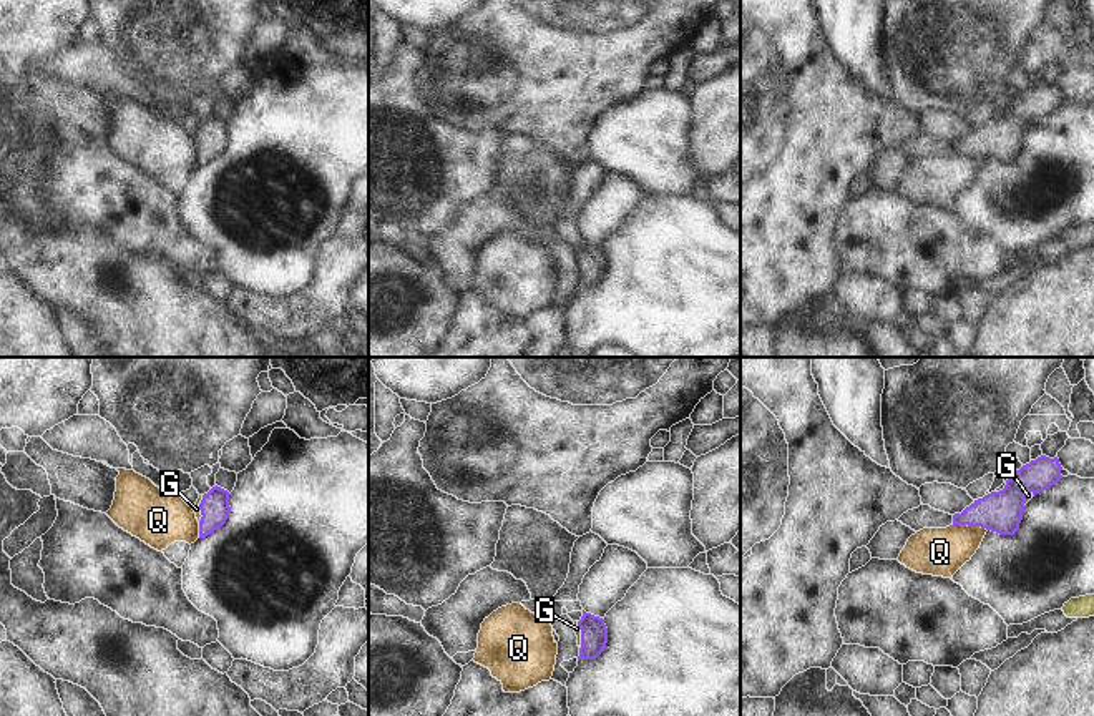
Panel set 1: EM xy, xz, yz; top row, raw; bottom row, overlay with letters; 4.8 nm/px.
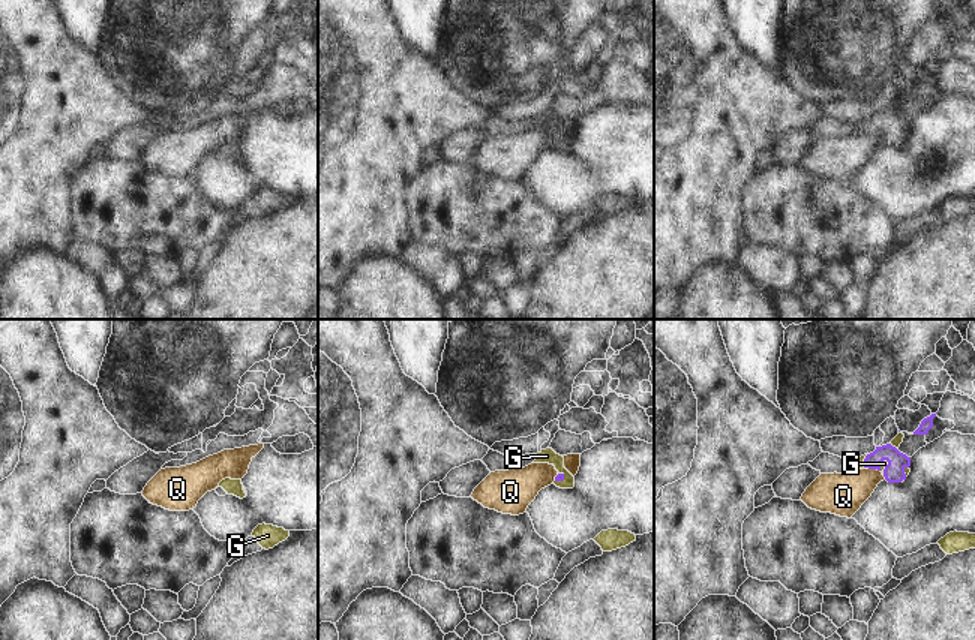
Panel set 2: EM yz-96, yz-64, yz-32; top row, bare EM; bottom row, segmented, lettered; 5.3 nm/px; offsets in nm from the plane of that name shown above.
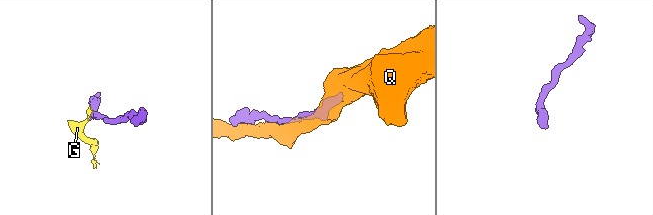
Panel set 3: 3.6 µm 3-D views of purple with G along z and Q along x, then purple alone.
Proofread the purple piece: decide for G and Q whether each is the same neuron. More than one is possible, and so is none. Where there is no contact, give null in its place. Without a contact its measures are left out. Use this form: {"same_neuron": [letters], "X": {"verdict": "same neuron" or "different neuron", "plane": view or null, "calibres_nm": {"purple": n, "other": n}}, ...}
{"same_neuron": ["G"], "G": {"verdict": "same neuron", "plane": "xz", "calibres_nm": {"purple": 130, "other": 30}}, "Q": {"verdict": "different neuron", "plane": "yz", "calibres_nm": {"purple": 200, "other": 240}}}

